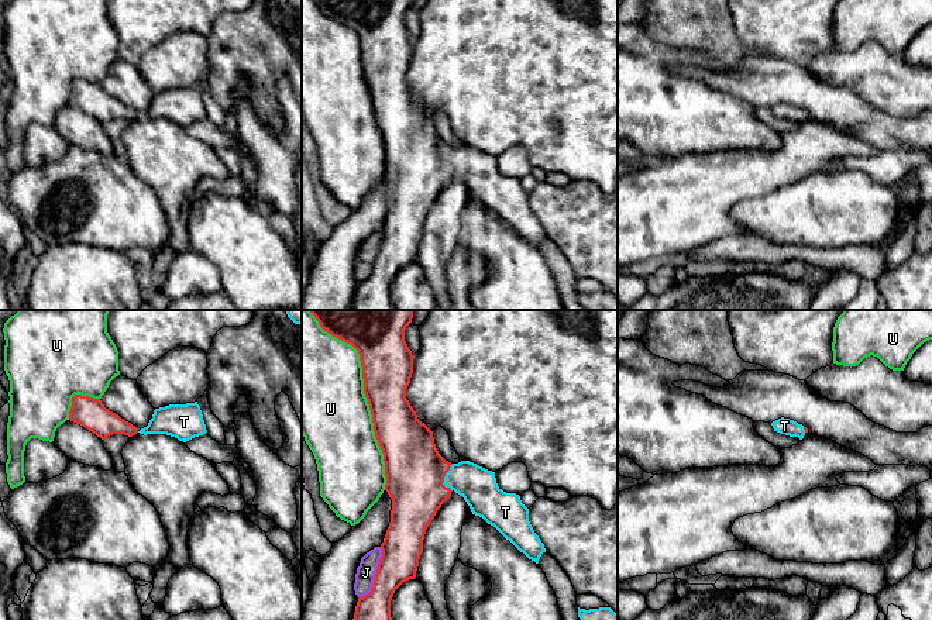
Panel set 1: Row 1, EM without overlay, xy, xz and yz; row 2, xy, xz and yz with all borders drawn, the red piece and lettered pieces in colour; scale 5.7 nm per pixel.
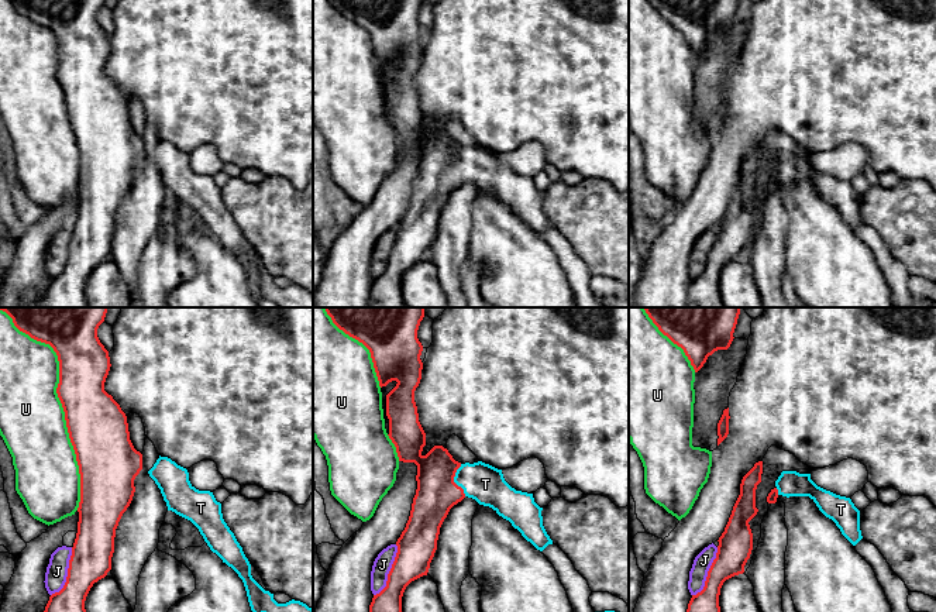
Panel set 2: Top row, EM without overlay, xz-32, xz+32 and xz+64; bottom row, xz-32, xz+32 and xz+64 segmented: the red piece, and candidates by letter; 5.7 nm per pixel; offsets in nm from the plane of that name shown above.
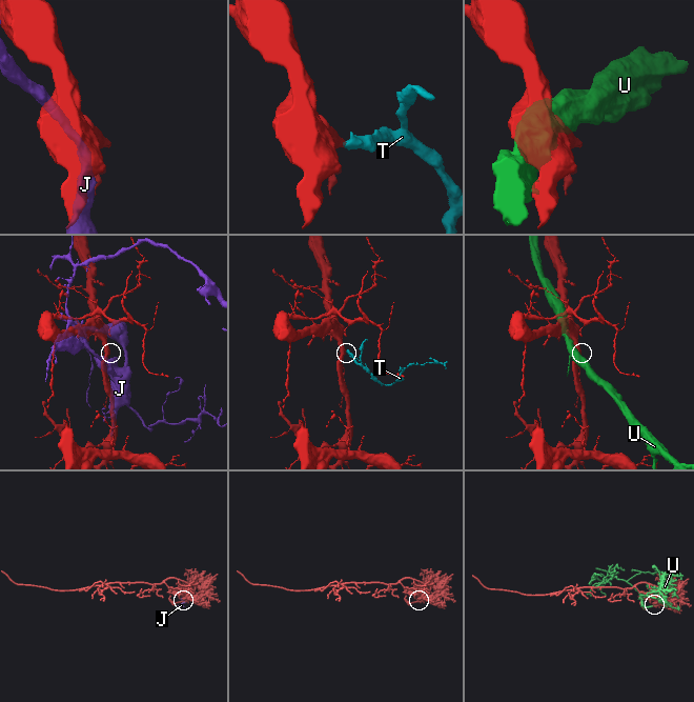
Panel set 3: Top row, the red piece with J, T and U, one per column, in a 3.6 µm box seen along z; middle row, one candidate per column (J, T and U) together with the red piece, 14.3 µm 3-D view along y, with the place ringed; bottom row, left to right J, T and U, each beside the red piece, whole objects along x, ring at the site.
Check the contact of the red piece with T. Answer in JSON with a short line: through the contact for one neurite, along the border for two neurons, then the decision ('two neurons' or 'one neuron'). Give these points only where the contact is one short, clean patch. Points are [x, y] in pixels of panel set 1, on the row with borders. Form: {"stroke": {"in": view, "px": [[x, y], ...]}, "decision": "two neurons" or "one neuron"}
{"stroke": {"in": "xz", "px": [[415, 471], [422, 478], [443, 478], [467, 478], [477, 485]]}, "decision": "one neuron"}

